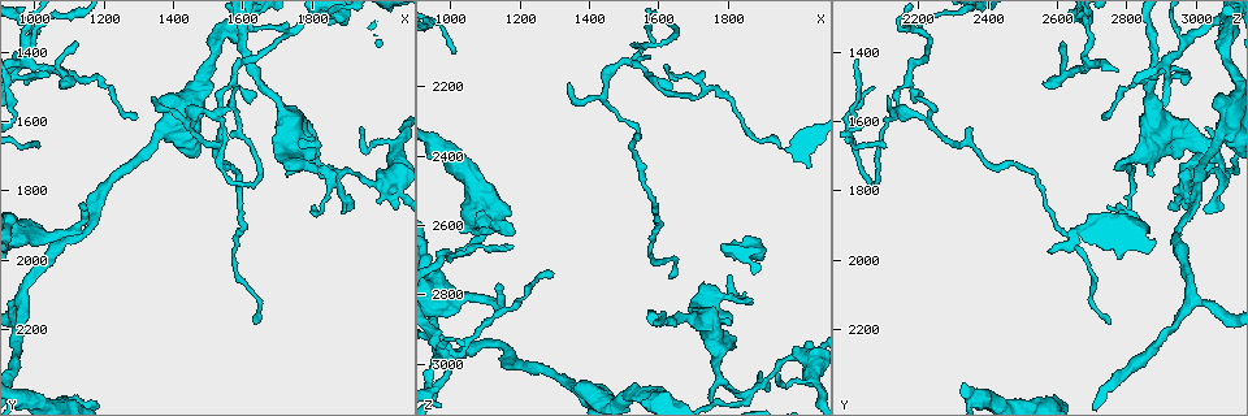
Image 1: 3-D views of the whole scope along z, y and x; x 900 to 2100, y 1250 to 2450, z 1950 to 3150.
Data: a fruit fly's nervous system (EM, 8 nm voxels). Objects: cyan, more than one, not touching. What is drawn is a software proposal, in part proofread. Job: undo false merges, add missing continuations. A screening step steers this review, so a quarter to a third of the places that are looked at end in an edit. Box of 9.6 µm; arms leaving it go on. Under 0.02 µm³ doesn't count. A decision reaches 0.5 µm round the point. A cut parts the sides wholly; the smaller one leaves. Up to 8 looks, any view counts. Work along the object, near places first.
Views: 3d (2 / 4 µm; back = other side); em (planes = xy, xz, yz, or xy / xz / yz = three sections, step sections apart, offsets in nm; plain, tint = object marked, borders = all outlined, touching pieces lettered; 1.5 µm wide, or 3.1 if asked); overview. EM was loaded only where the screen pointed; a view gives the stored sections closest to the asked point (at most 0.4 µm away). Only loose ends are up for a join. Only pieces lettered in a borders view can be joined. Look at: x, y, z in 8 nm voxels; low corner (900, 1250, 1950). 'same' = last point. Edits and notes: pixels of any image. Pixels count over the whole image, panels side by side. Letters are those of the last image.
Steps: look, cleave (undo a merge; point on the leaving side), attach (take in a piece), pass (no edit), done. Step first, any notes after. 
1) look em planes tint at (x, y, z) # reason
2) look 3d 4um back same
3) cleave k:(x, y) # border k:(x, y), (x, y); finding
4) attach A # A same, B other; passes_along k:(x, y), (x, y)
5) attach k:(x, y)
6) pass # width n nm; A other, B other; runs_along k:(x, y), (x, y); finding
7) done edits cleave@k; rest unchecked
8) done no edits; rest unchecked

look em planes borders at (1850, 1740, 3080) # side arm on a straight run

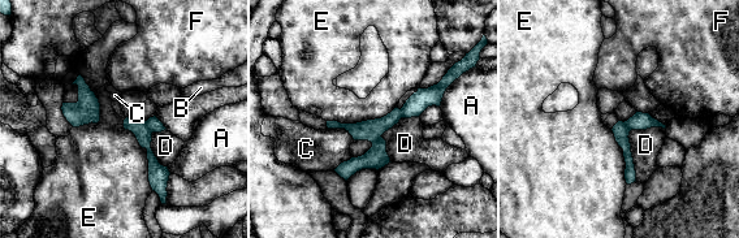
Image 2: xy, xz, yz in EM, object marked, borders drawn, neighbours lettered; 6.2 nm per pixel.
cleave 2:(138, 128) # A other, B other, C other, D other, E other, F other; part_leaving 2:(128, 121), (145, 138), (161, 187); two cells meet here

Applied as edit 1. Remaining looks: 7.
look overview # redraw

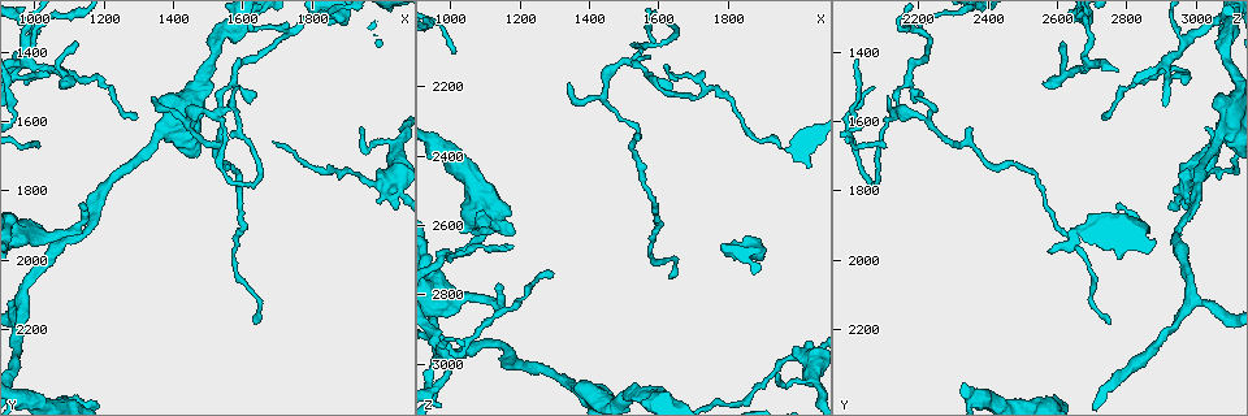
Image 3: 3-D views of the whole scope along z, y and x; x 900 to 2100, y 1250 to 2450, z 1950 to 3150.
look 3d 2um back at (1620, 1780, 2070) # sharp bend

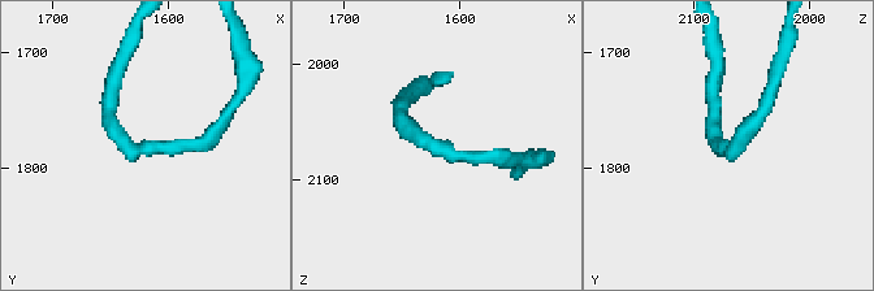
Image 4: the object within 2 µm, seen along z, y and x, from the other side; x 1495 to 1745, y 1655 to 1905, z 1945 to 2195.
look em xy step 4 borders at (1624, 1780, 2072)

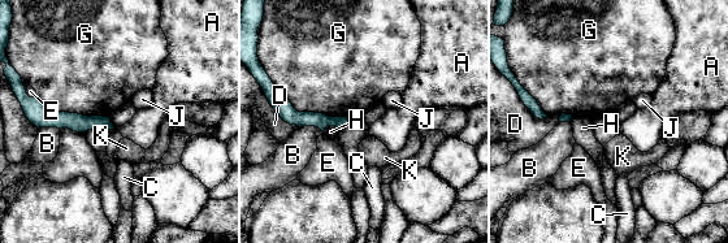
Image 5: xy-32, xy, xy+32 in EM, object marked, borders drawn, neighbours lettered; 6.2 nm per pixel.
pass # width 60 nm; A other, B other, C other, D other, E other, G other, H other, J other, K other; border 5:(299, 126), (317, 126), (323, 131); one cell here

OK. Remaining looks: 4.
look em planes tint at (1520, 1590, 2120) # three arms meet

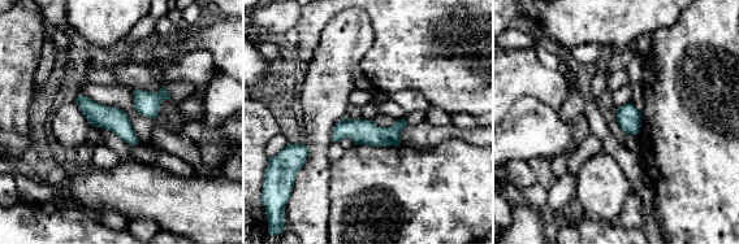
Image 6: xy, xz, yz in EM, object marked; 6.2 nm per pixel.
look em planes borders same # see the neighbours

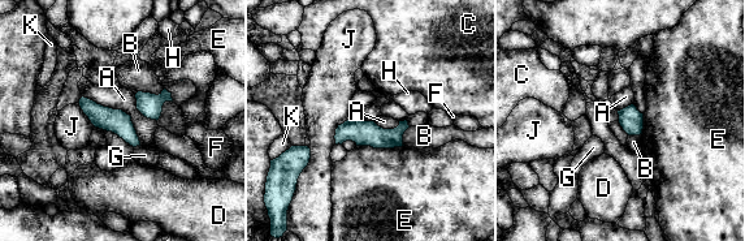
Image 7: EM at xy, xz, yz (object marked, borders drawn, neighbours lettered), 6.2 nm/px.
pass # A other, B other, C other, D other, E other, F other, G other, H other, J other, K other; runs_along 7:(405, 124), (394, 134), (338, 140); all the same cell

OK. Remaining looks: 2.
done edits cleave@2; rest unchecked

